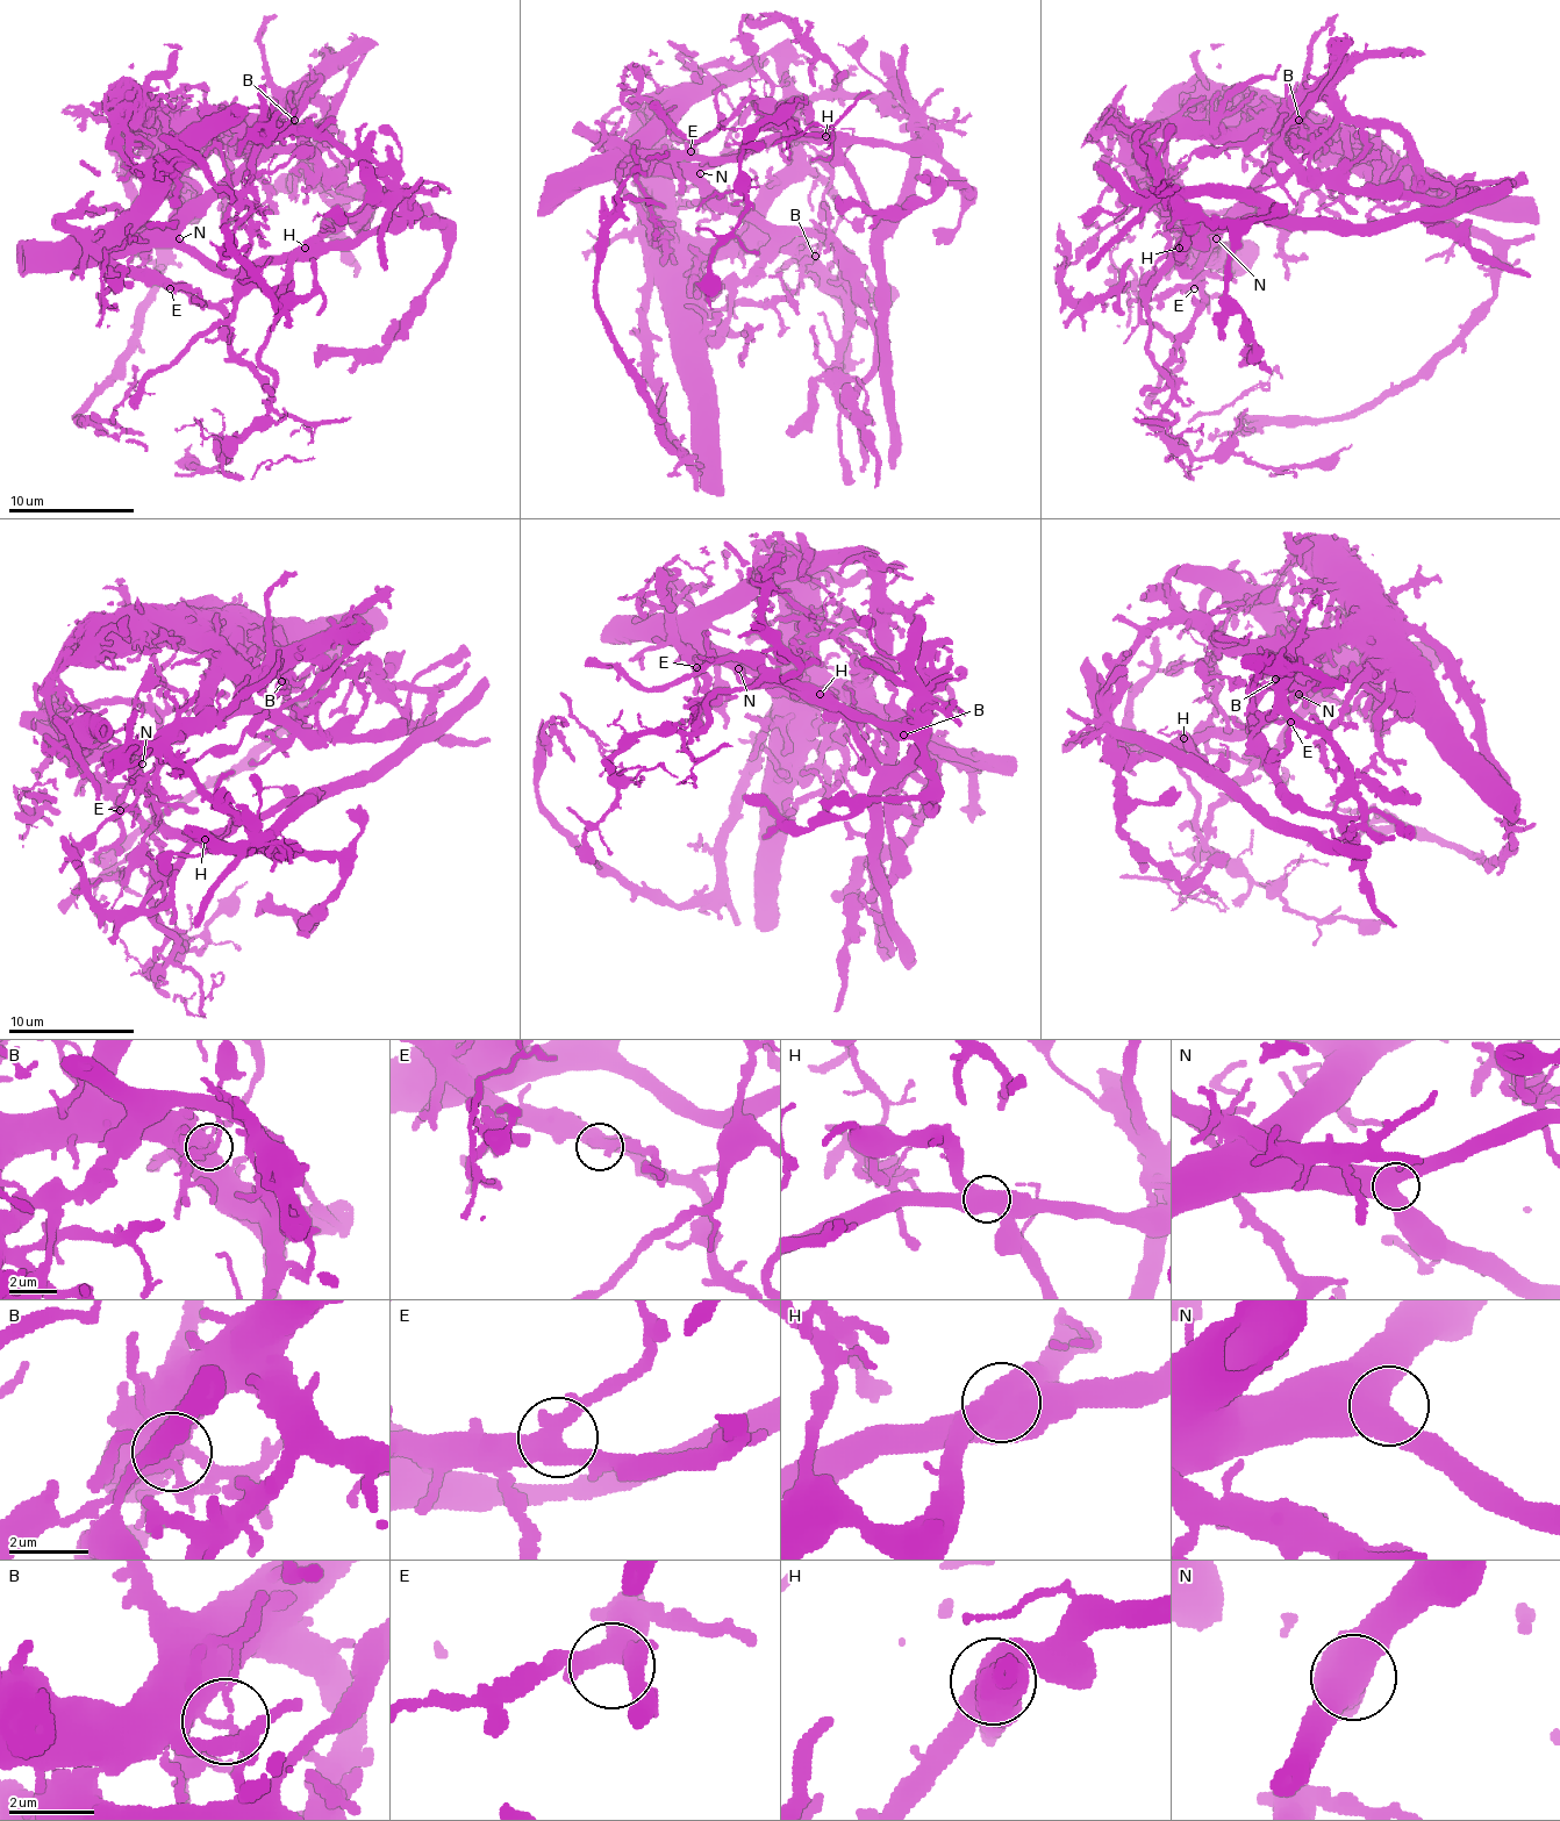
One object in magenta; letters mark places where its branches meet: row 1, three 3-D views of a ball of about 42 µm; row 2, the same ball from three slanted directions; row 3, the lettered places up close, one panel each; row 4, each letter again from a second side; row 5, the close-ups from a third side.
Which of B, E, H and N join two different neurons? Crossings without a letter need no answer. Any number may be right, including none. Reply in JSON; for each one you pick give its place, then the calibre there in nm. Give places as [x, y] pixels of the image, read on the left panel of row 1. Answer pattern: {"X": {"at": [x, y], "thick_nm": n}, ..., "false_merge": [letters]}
{"B": {"at": [294, 120], "thick_nm": 200}, "H": {"at": [305, 248], "thick_nm": 1050}, "false_merge": ["B", "H"]}

